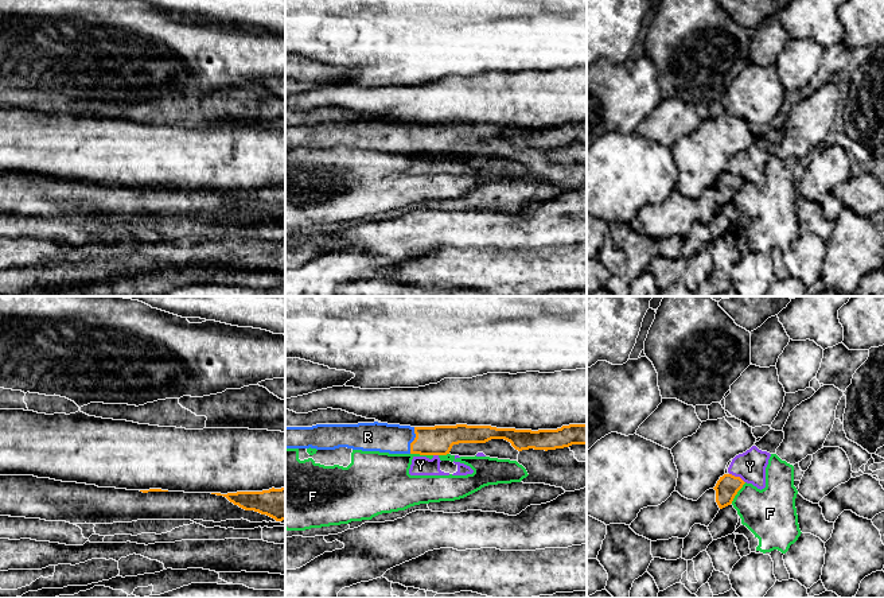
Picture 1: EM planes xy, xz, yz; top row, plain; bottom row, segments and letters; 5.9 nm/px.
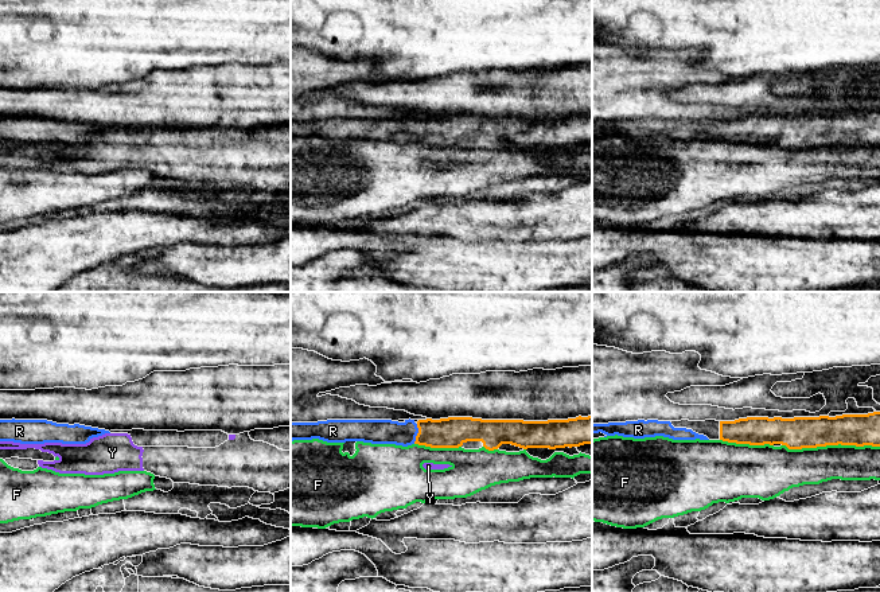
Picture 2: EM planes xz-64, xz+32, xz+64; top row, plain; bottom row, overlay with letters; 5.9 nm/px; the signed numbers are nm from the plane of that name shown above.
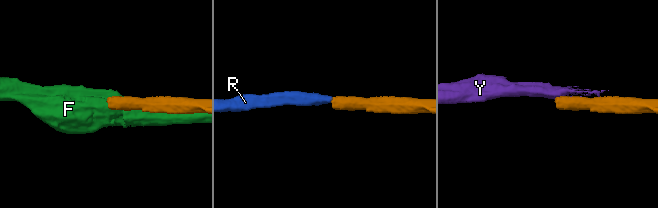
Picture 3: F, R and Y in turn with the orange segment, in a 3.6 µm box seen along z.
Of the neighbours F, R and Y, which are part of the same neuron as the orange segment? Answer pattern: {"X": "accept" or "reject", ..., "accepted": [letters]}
{"F": "reject", "R": "accept", "Y": "reject", "accepted": ["R"]}

